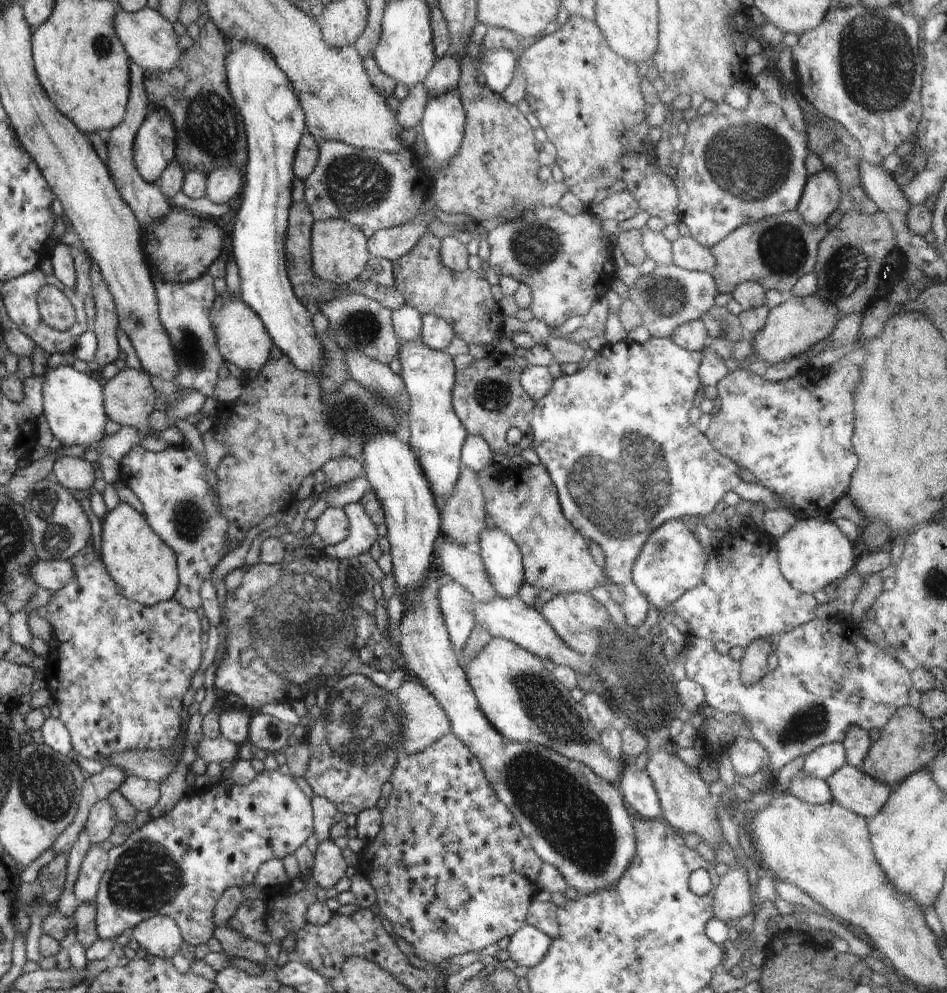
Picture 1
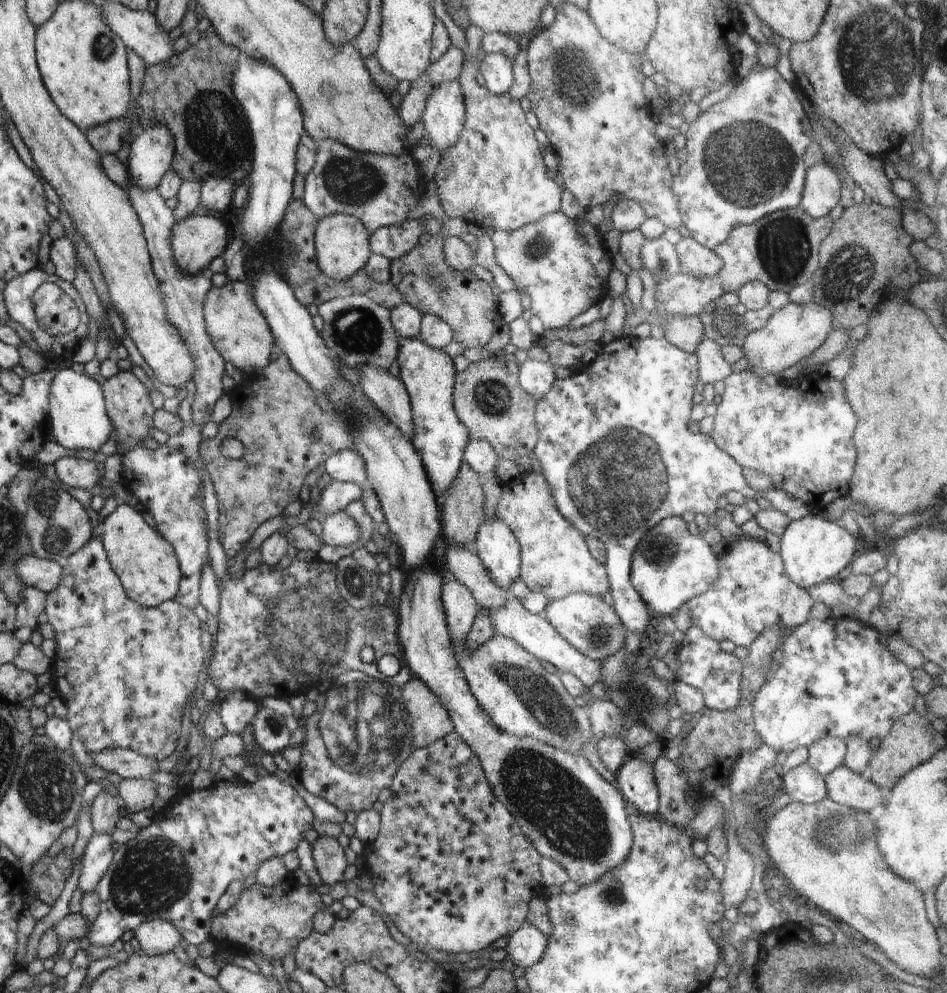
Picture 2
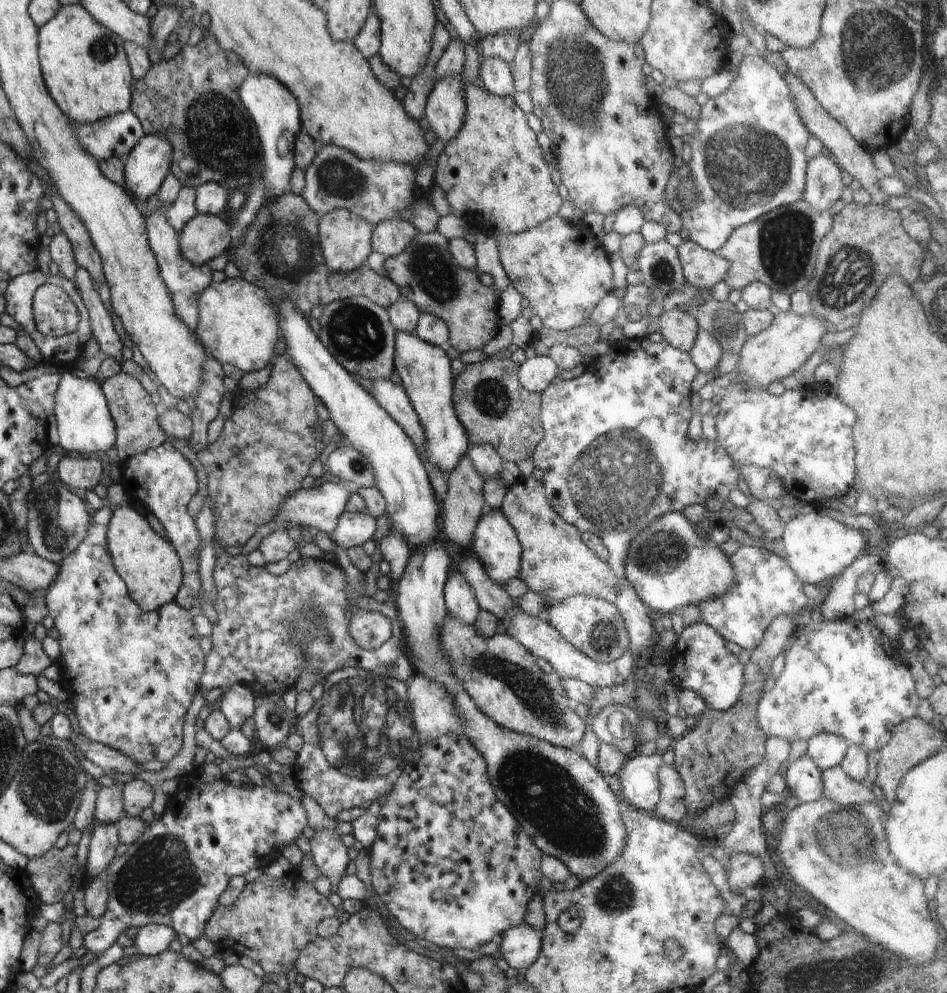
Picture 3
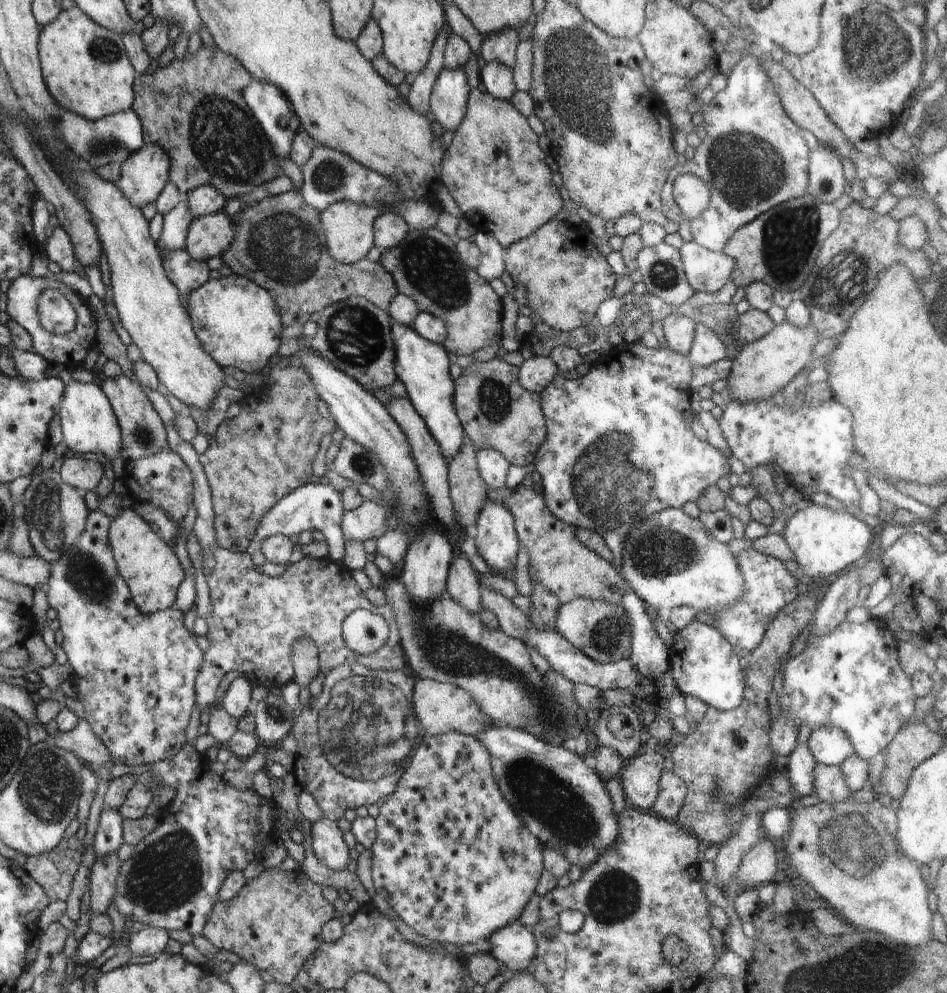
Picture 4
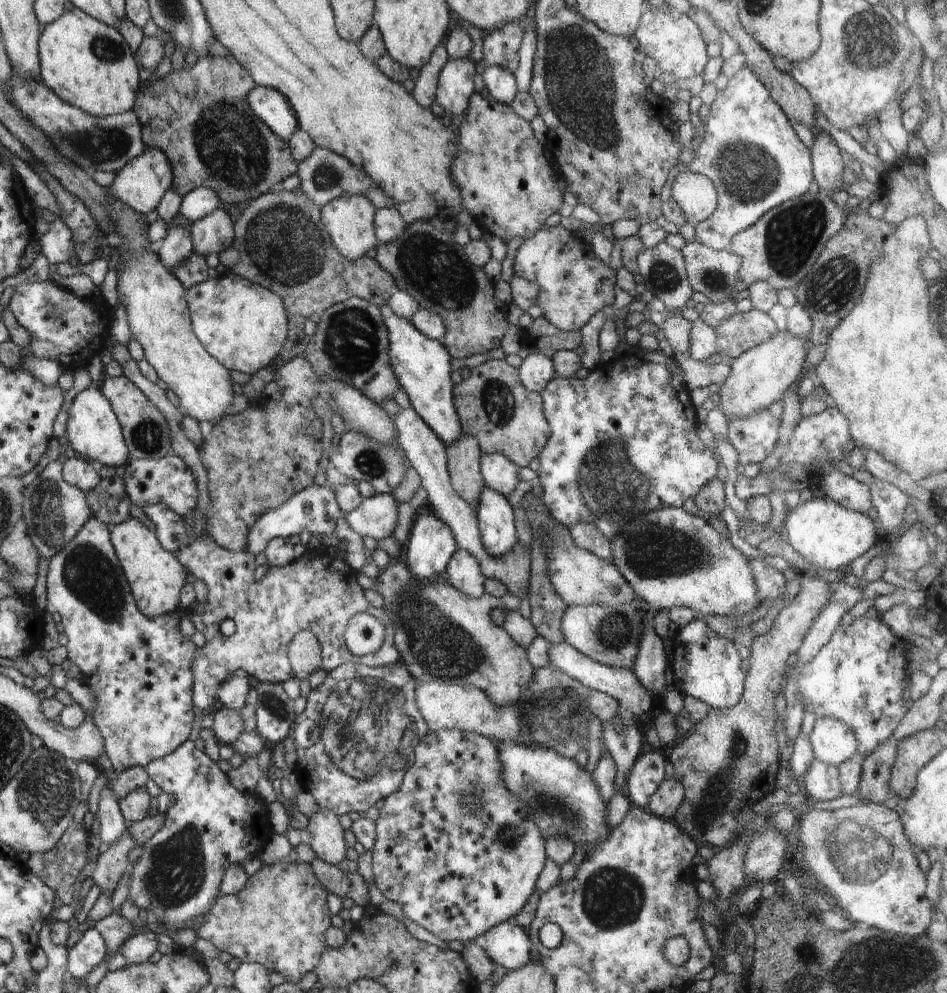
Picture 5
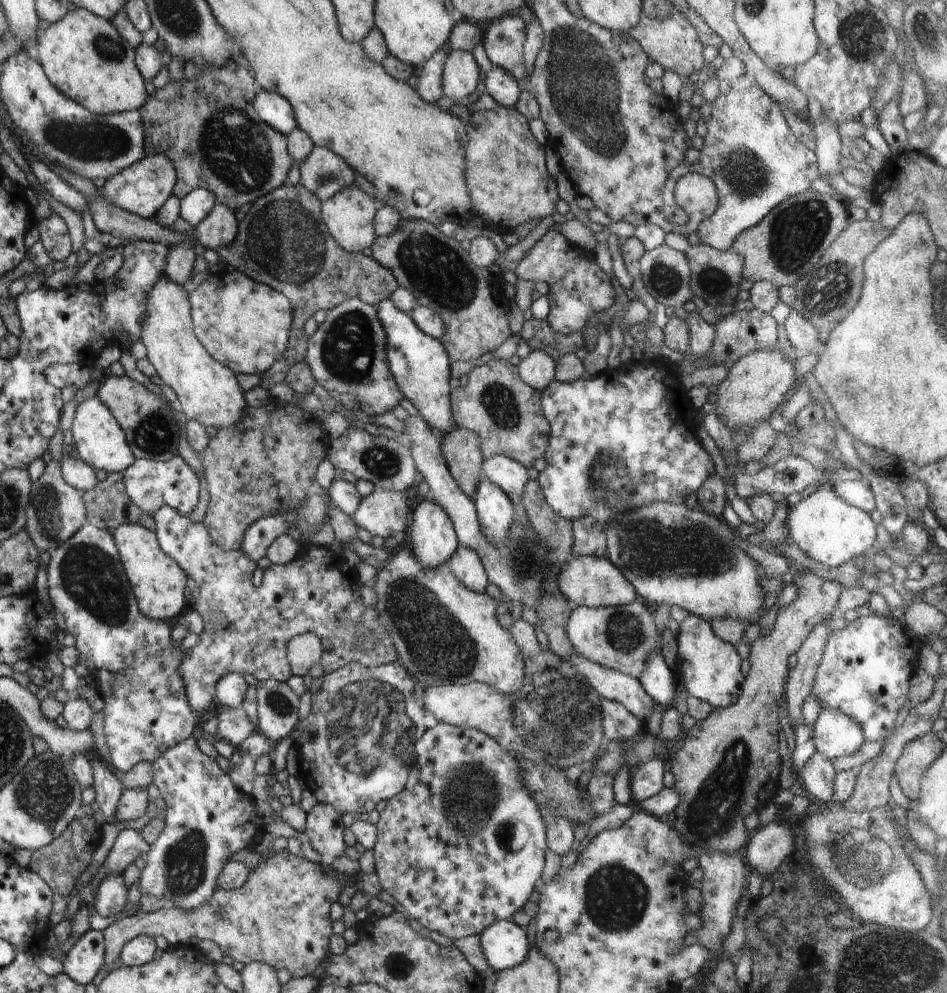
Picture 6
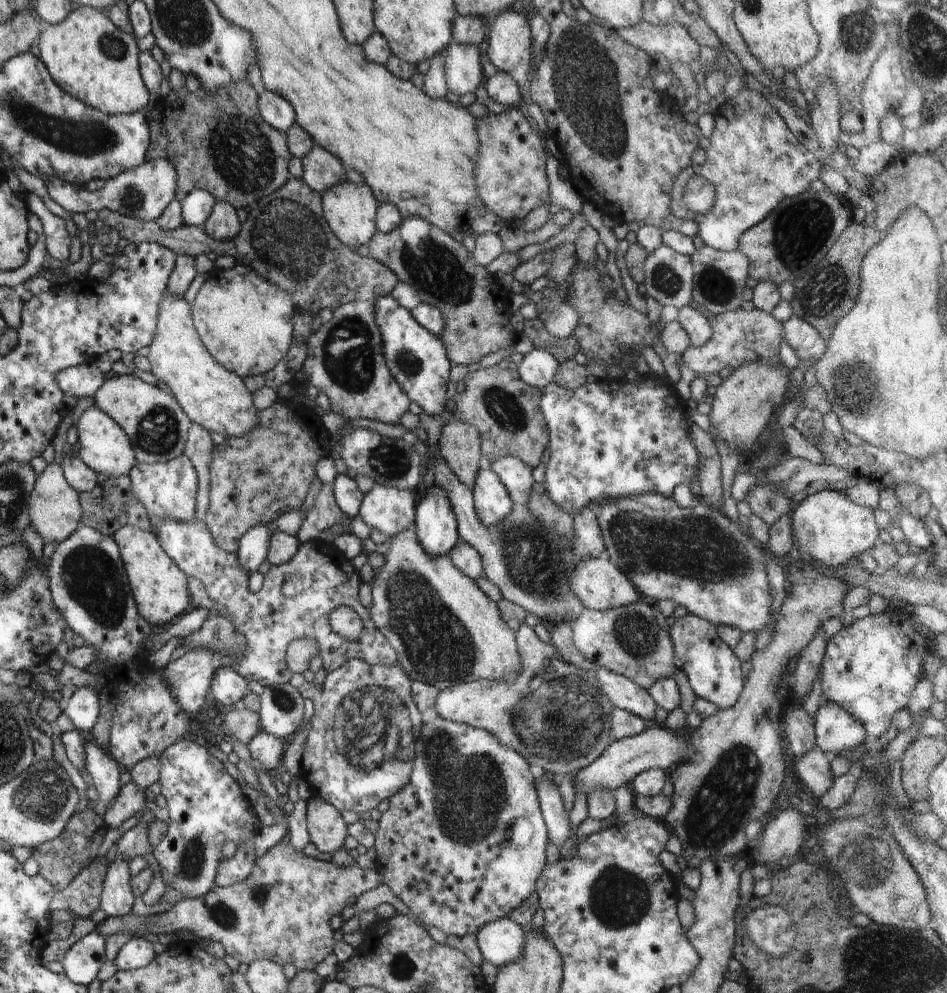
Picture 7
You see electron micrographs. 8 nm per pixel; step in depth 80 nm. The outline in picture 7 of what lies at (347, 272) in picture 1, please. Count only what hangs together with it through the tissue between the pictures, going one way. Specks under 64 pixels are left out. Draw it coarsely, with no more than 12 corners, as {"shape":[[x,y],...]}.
{"shape":[[346,180],[321,194],[331,231],[351,249],[378,231],[379,202]]}

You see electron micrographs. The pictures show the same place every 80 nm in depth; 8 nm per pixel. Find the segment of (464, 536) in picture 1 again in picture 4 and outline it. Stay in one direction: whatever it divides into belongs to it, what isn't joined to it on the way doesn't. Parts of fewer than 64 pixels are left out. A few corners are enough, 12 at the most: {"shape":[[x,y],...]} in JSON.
{"shape":[[466,441],[448,461],[458,522],[474,529],[487,502],[476,452]]}

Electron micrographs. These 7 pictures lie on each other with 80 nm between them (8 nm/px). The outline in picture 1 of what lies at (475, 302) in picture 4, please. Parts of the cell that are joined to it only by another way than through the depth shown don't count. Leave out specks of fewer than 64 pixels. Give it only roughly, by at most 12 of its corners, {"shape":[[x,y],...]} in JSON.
{"shape":[[424,233],[393,262],[405,304],[466,344],[503,335],[484,271],[452,272]]}

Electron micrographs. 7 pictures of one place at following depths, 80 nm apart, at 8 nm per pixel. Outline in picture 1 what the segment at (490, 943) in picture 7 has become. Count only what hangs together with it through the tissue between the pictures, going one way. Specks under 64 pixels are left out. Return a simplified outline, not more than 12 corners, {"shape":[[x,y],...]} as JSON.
{"shape":[[524,923],[510,939],[509,958],[526,968],[540,964],[551,938]]}

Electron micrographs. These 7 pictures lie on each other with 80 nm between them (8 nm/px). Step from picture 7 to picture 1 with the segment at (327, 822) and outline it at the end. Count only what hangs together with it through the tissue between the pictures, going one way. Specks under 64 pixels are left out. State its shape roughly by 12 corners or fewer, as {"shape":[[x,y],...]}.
{"shape":[[330,838],[313,854],[309,879],[332,888],[345,876],[346,861]]}

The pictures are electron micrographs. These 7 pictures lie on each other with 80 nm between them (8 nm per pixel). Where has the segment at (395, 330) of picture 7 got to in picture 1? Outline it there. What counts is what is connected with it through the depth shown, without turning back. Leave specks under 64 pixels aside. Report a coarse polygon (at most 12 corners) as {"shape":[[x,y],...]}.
{"shape":[[420,339],[401,345],[408,446],[434,497],[448,498],[467,436],[456,370]]}

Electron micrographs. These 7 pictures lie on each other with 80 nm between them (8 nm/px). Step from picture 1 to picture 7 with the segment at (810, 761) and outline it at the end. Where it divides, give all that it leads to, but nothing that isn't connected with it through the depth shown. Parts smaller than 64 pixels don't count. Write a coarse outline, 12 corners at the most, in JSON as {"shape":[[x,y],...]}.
{"shape":[[823,698],[813,715],[815,745],[844,756],[867,741],[865,726]]}

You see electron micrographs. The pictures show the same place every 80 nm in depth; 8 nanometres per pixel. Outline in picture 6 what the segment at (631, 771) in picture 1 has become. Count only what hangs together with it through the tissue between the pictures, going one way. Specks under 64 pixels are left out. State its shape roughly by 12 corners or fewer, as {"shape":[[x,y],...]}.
{"shape":[[652,759],[630,772],[635,806],[665,787],[667,763]]}

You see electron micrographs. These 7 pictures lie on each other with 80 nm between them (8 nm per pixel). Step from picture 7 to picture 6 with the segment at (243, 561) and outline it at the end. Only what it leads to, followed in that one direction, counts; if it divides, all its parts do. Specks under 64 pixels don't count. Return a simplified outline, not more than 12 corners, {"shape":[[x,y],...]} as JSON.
{"shape":[[282,514],[252,523],[241,550],[253,563],[292,525]]}

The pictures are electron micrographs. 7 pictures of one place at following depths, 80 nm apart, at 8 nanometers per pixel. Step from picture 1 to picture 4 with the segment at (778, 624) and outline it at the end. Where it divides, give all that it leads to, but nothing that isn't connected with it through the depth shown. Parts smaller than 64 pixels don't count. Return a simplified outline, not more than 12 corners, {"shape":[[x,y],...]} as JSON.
{"shape":[[741,552],[744,596],[712,612],[732,647],[752,652],[778,612],[798,600],[784,561]]}

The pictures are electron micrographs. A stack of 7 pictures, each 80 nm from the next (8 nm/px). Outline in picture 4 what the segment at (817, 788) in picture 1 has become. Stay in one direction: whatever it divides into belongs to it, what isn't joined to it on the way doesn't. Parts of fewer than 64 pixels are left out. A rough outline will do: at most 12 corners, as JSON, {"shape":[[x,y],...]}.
{"shape":[[807,744],[786,758],[797,798],[814,795],[817,762]]}

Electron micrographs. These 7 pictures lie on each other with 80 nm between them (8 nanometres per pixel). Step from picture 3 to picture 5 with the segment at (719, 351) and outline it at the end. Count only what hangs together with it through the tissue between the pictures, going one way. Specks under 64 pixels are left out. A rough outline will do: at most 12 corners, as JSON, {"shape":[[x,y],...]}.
{"shape":[[692,322],[688,353],[695,361],[719,358],[715,329]]}

